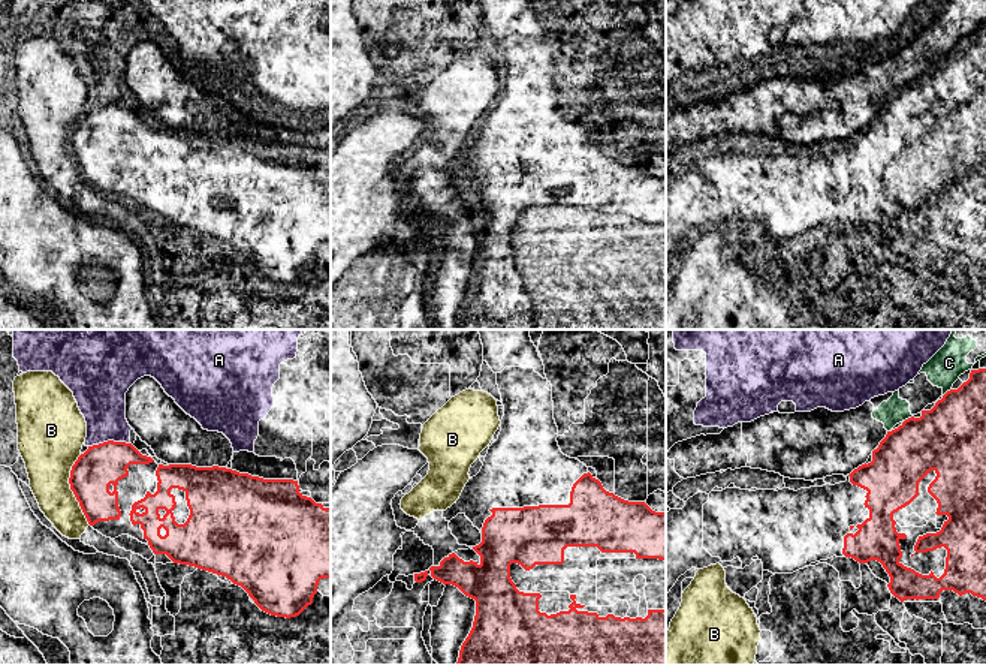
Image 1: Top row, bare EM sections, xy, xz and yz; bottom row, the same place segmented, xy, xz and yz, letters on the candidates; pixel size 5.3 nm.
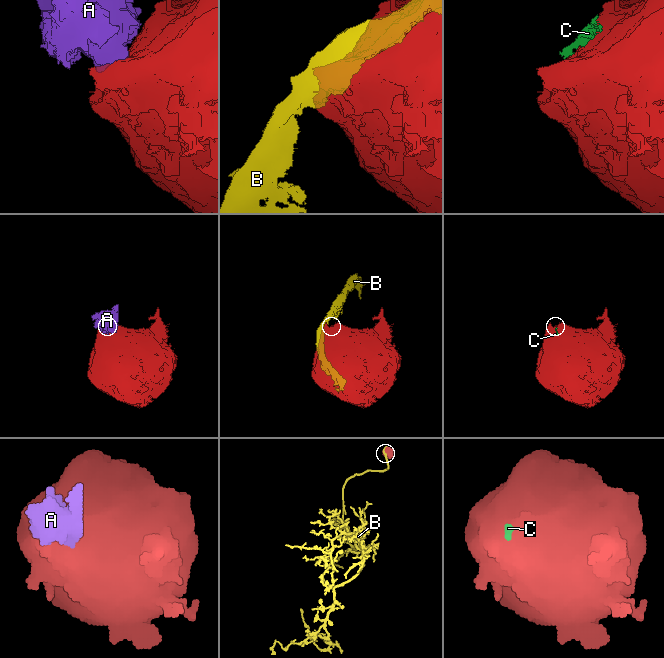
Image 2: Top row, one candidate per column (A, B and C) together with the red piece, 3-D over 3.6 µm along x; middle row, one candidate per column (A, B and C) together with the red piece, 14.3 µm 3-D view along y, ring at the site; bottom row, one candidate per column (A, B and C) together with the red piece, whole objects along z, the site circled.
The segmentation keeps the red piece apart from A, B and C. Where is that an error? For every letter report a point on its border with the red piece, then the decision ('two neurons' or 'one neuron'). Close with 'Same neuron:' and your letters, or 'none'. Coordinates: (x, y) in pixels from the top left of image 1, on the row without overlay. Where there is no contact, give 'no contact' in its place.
A: xy (108, 105) | two neurons
B: xy (71, 153) | two neurons
C: yz (946, 57) | two neurons
Same neuron: none

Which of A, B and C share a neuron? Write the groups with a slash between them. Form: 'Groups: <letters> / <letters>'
Groups: A / B / C

